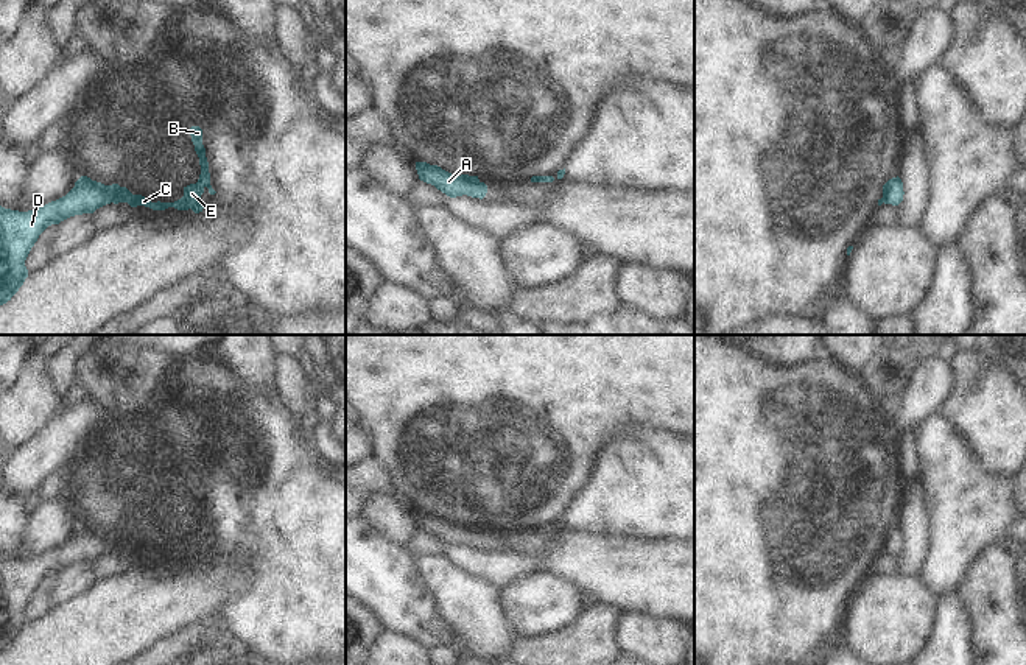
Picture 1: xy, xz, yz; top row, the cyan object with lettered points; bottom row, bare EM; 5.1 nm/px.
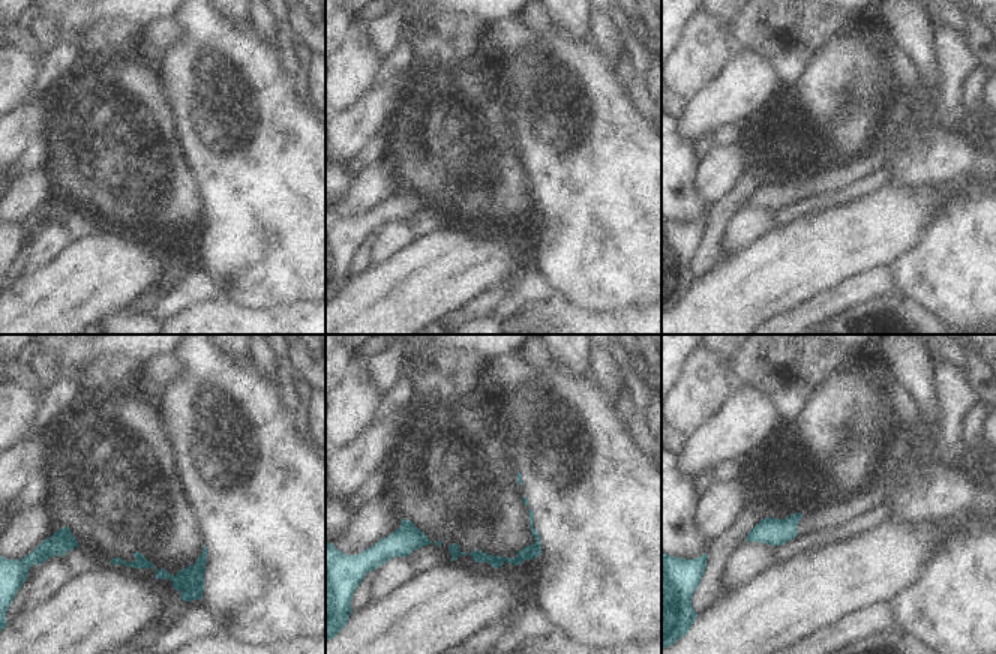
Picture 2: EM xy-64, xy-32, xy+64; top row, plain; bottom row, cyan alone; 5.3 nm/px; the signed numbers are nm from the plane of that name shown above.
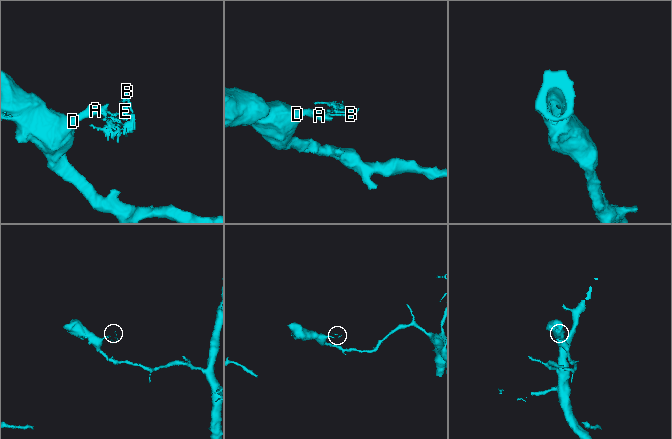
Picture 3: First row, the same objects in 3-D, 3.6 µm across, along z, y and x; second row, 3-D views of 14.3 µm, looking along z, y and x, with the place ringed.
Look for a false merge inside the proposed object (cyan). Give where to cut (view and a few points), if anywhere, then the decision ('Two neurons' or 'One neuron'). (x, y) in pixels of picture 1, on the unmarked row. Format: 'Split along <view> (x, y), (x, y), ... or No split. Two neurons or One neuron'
Split along xy (111, 534), (122, 542), (123, 550). Two neurons.

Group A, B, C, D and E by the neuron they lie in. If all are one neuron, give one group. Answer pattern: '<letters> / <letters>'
A D / B C E

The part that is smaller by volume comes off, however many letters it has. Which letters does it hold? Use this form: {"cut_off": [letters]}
{"cut_off": ["B", "C", "E"]}

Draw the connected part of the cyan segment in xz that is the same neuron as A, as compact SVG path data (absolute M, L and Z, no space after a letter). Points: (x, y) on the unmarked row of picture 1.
M416 511L416 519L420 530L434 534L450 547L467 544L483 548L487 542L487 534L484 531L466 526L462 523L452 523L437 514Z

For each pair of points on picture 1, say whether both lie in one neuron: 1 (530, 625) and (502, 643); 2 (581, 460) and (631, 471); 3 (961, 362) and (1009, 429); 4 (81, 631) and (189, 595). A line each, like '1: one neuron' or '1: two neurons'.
1: two neurons
2: two neurons
3: one neuron
4: one neuron

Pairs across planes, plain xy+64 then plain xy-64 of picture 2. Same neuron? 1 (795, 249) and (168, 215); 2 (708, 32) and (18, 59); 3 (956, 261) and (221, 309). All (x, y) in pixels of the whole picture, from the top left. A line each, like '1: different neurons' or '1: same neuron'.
1: different neurons
2: same neuron
3: different neurons

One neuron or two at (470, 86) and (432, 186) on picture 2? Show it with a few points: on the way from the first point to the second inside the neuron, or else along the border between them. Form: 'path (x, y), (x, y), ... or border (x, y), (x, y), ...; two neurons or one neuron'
path (479, 111), (477, 117), (458, 138), (458, 161); one neuron

